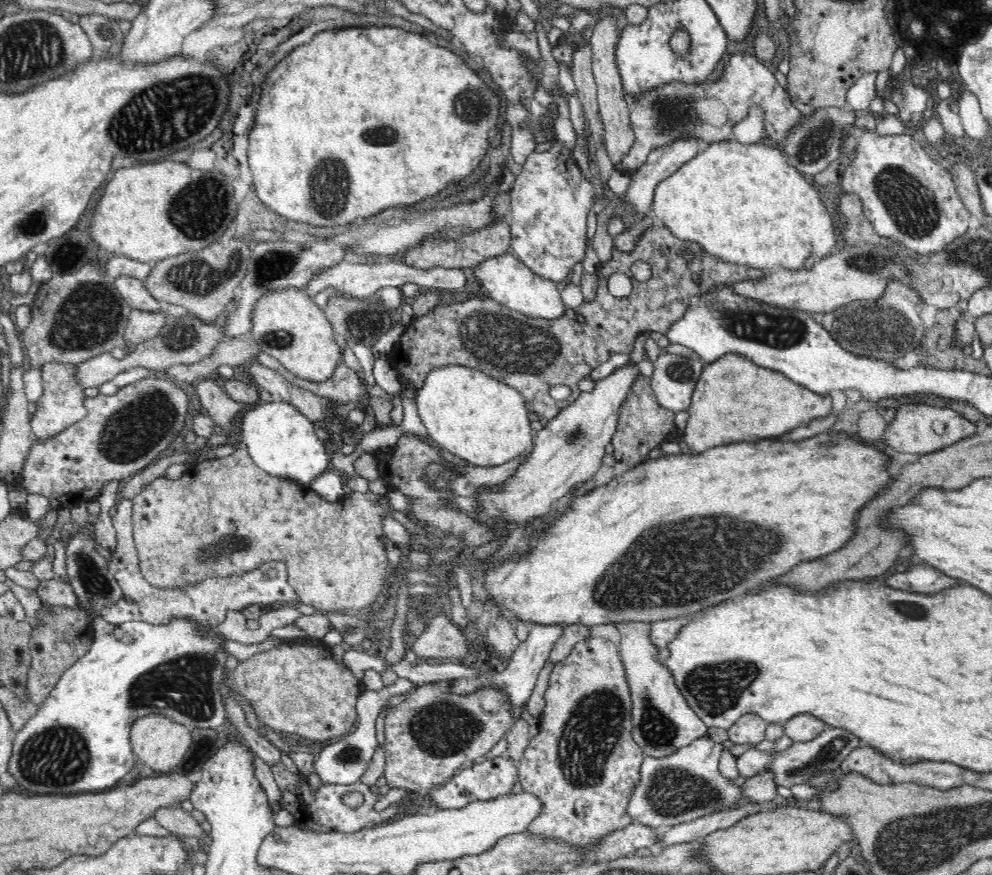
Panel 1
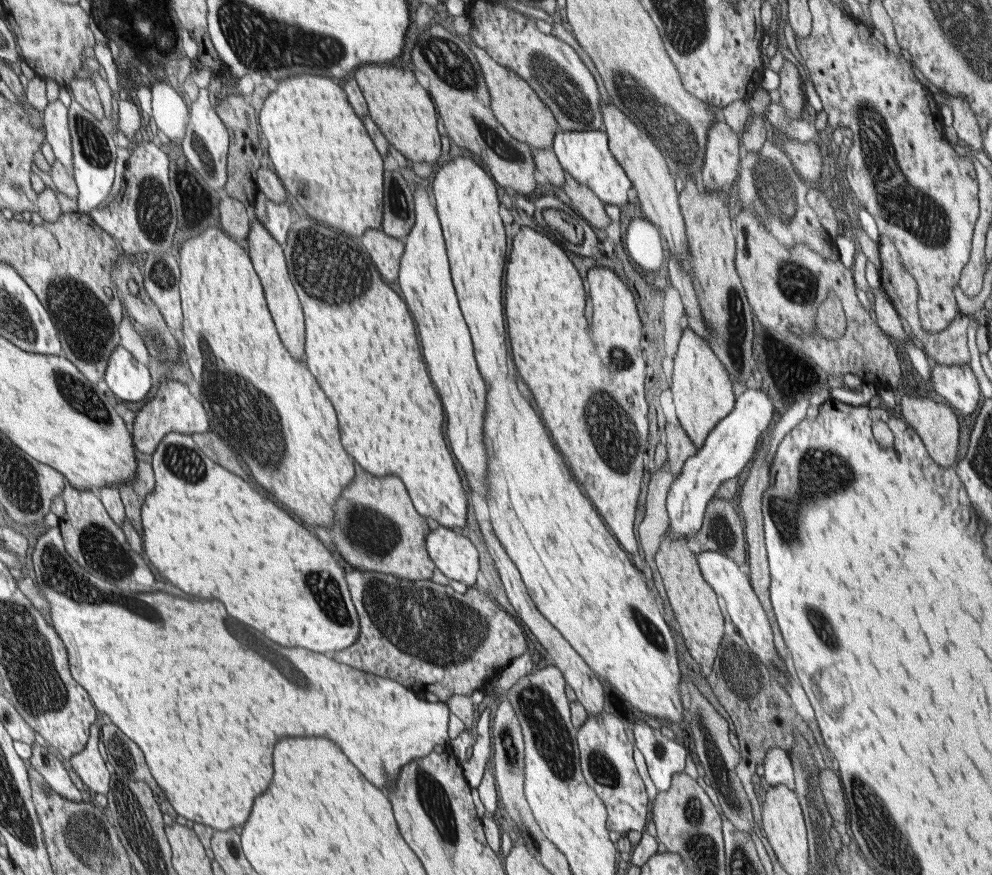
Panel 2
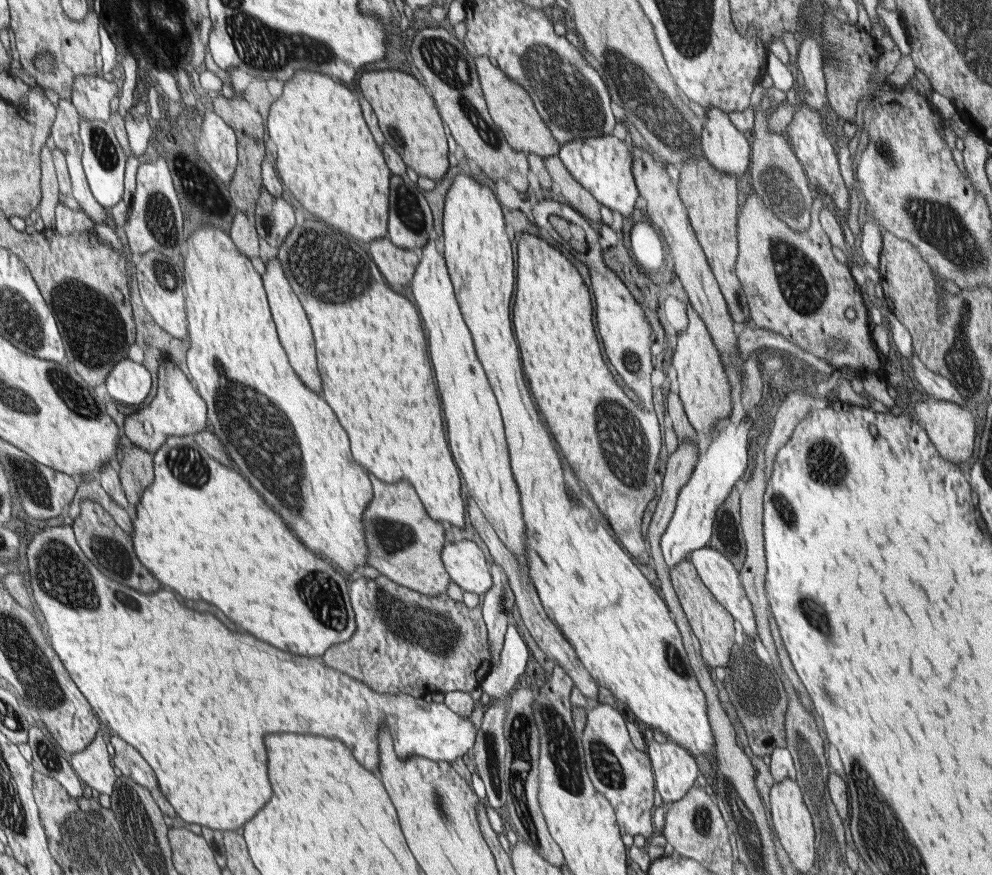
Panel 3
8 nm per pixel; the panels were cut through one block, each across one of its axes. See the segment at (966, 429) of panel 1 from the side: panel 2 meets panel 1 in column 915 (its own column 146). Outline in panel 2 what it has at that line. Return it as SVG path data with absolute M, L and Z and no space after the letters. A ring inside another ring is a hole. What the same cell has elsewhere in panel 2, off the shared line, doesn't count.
M163 378L161 384L159 384L159 394L155 398L151 398L135 414L135 422L133 422L133 432L131 434L135 434L137 454L143 456L143 458L149 458L157 450L159 442L169 432L187 434L187 436L191 436L191 434L207 434L209 432L207 428L211 426L211 424L207 424L207 418L209 418L207 410L201 408L201 404L189 394L189 390L183 384L179 384L179 382L171 380L171 378L167 378L167 380Z

